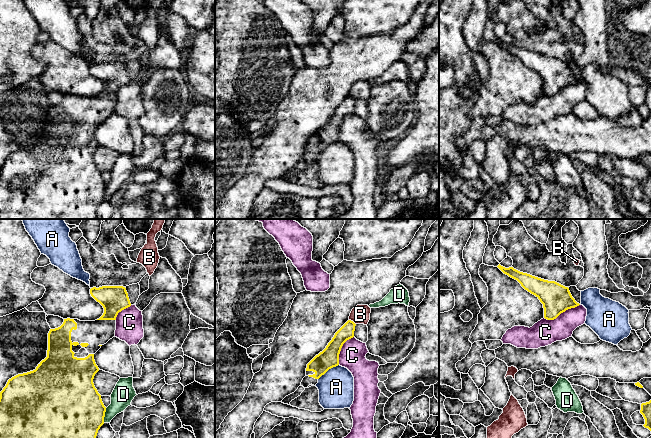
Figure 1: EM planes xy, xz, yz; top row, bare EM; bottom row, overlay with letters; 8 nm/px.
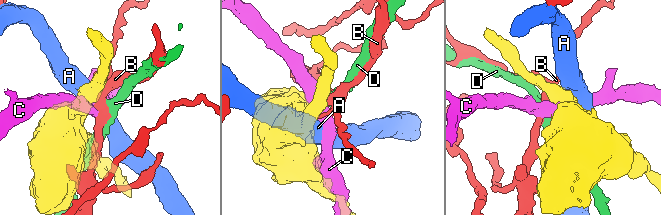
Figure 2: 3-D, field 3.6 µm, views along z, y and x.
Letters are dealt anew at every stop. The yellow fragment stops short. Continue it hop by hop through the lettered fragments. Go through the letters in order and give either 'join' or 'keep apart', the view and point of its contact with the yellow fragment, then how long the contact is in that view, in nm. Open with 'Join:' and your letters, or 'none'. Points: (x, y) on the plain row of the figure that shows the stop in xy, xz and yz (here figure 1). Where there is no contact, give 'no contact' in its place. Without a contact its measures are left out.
Join: none
A: keep apart; meets yellow in xz at (328, 145); contact 200 nm long
B: keep apart; meets yellow in xz at (352, 97); contact 70 nm long
C: keep apart; meets yellow in yz at (562, 88); contact 320 nm long
D: keep apart; meets yellow in xy at (104, 191); contact 120 nm long

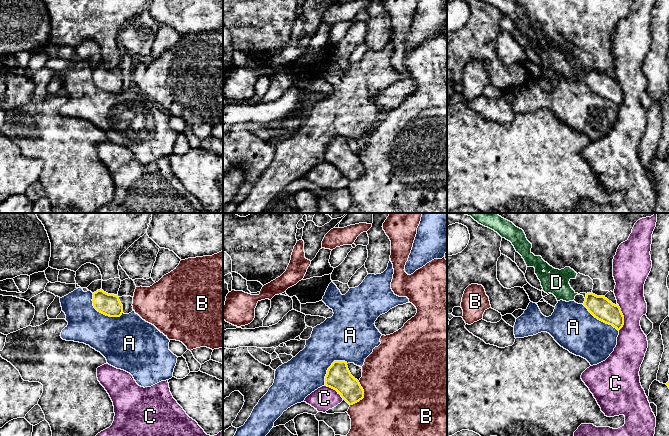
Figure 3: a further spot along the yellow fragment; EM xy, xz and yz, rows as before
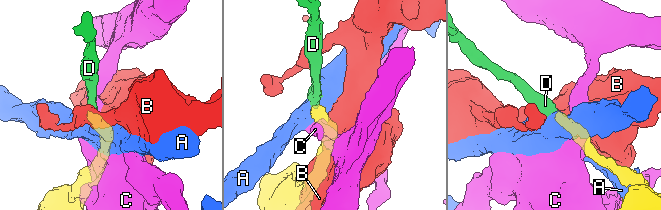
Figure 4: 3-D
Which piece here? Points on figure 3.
Join: D
A: keep apart; meets yellow in xy at (101, 88); contact 300 nm long
B: keep apart; meets yellow in xz at (363, 172); contact 220 nm long
C: keep apart; meets yellow in yz at (623, 93); contact 220 nm long
D: join; meets yellow in yz at (586, 72); contact 40 nm long

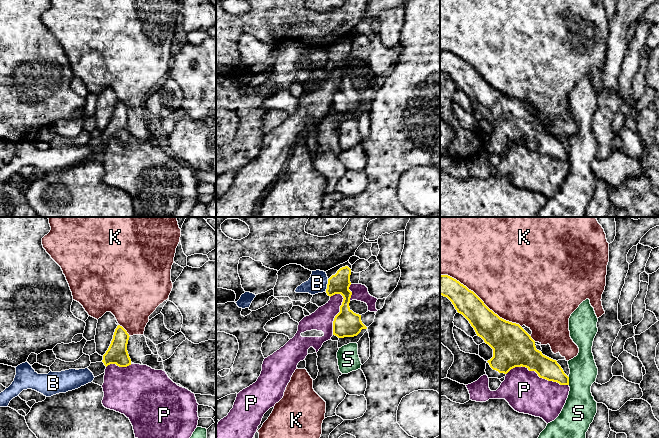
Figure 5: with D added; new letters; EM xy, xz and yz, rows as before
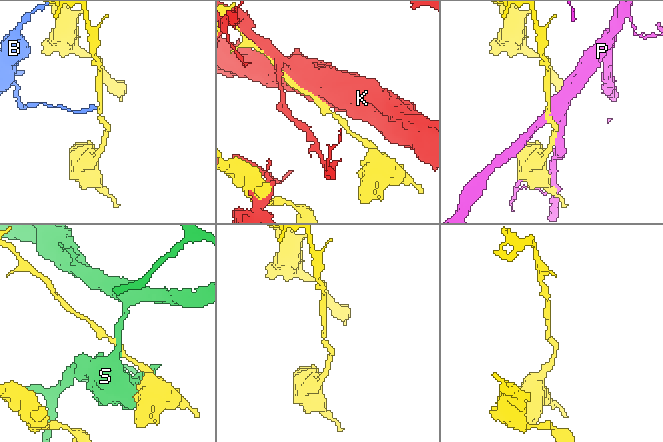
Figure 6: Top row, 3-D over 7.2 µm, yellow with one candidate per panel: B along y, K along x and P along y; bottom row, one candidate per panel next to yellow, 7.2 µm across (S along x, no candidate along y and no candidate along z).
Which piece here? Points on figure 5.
Join: none
B: keep apart; meets yellow in xz at (327, 61); contact 110 nm long
K: keep apart; meets yellow in yz at (481, 76); contact 800 nm long
P: keep apart; meets yellow in yz at (537, 149); contact 500 nm long
S: keep apart; meets yellow in yz at (568, 157); contact 60 nm long

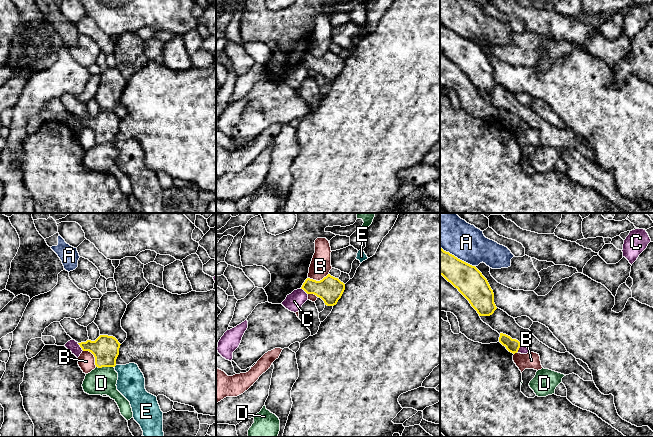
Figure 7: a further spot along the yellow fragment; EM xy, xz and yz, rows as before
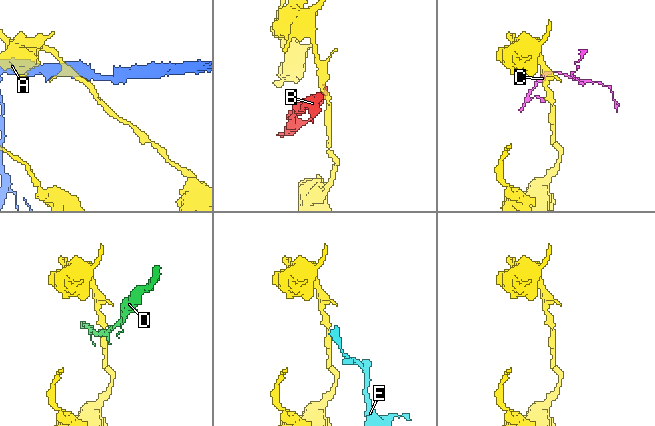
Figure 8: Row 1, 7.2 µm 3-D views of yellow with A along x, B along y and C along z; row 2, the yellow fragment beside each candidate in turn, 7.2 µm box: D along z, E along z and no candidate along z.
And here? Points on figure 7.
Join: none
A: keep apart; meets yellow in yz at (456, 33); contact 320 nm long
B: keep apart; meets yellow in xy at (94, 132); contact 170 nm long
C: keep apart; meets yellow in xy at (80, 122); contact 80 nm long
D: keep apart; meets yellow in xy at (105, 142); contact 140 nm long
E: keep apart; no contact

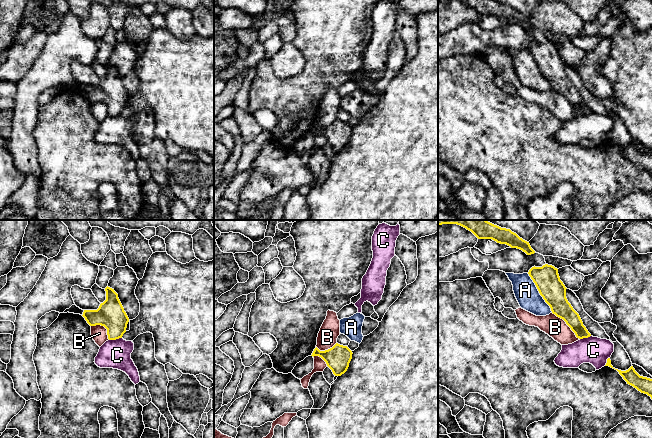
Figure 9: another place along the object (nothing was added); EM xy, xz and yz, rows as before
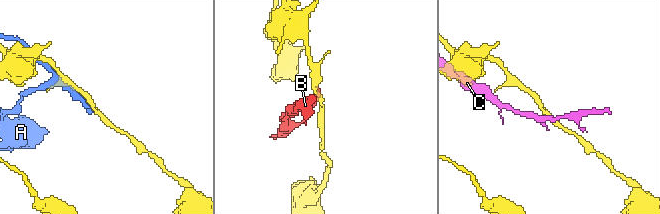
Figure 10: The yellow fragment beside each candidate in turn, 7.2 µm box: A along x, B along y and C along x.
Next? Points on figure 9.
Join: none
A: keep apart; meets yellow in yz at (539, 68); contact 380 nm long
B: keep apart; meets yellow in yz at (566, 99); contact 320 nm long
C: keep apart; meets yellow in xy at (115, 115); contact 110 nm long

